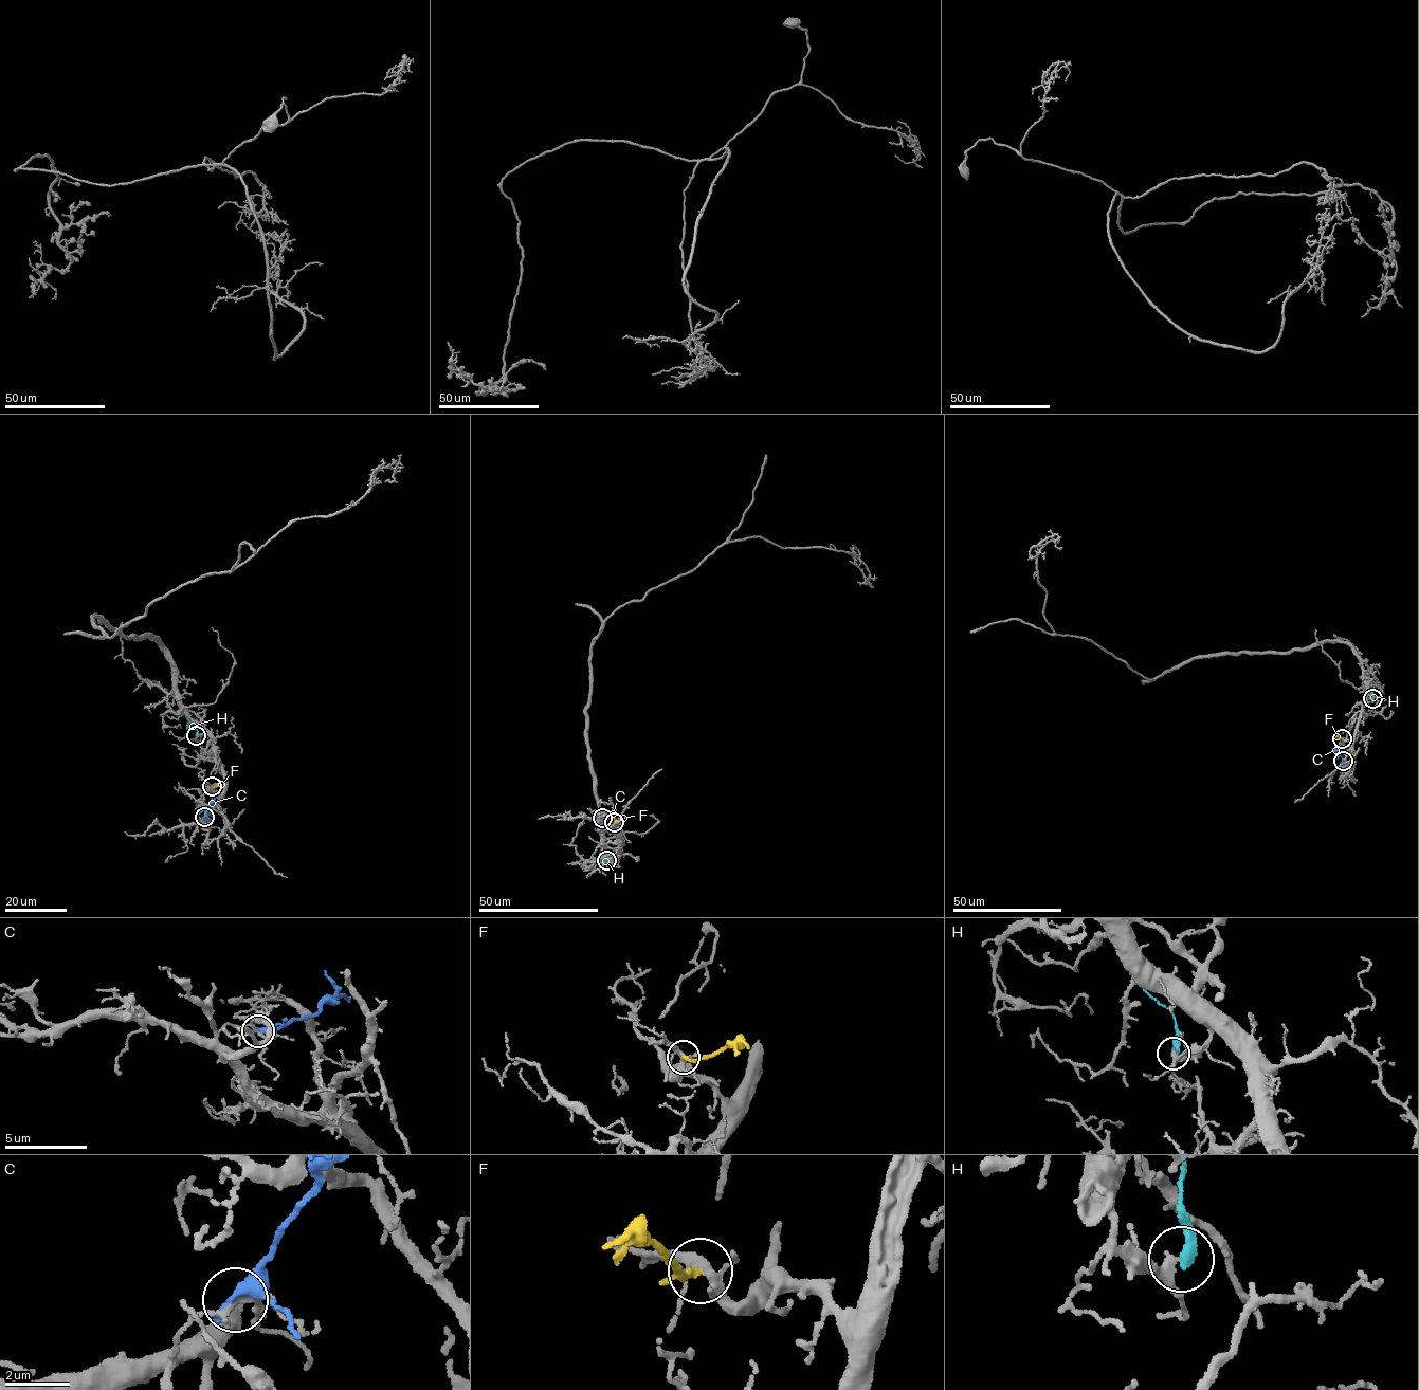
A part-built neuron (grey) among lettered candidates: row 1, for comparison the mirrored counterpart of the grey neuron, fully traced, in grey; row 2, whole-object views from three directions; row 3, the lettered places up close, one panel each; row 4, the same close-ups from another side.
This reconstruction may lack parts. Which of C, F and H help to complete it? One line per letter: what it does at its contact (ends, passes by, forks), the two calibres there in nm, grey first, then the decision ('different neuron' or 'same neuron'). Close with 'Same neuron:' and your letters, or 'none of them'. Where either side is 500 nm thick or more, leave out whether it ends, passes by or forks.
C: it passes by; 130 nm thick on the grey side, 320 nm on the other; different neuron
F: it ends there; 260 nm thick on the grey side, 240 nm on the other; different neuron
H: it ends there; 240 nm thick on the grey side, 400 nm on the other; different neuron
Same neuron: none of them

